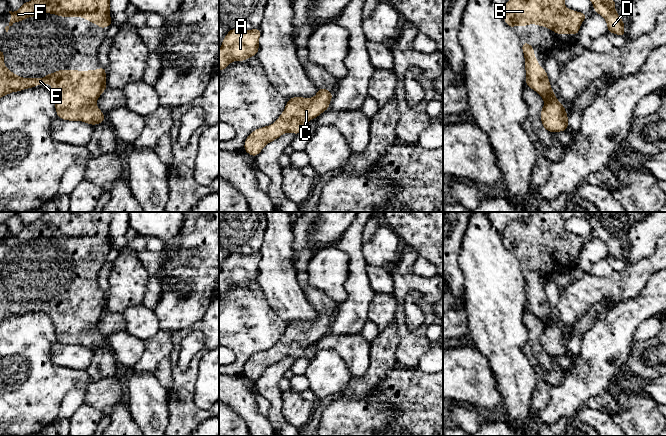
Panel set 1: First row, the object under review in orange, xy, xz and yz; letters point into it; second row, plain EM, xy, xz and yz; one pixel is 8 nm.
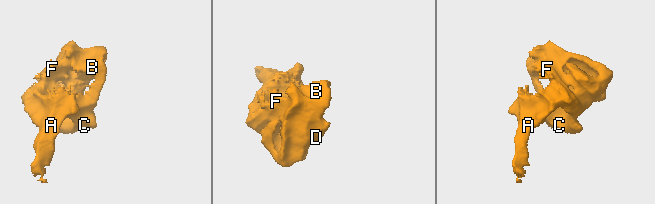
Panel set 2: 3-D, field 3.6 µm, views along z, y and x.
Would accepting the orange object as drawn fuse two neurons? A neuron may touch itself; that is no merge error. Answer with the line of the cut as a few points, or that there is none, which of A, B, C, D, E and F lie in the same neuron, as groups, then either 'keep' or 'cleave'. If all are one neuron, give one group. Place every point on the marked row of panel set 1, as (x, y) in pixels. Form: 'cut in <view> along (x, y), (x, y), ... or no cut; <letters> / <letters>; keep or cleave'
no cut; A B C D E F; keep

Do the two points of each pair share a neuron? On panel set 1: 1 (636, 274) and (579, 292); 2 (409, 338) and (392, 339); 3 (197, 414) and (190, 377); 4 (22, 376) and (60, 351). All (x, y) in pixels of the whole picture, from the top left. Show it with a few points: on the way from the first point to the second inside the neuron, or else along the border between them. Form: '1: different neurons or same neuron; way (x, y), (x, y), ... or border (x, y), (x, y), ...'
1: same neuron; way (622, 285), (618, 285), (614, 289), (593, 289)
2: different neurons; border (395, 319), (398, 335), (395, 357), (398, 363)
3: same neuron; way (188, 405), (187, 386)
4: different neurons; border (56, 340), (50, 360), (71, 369)

